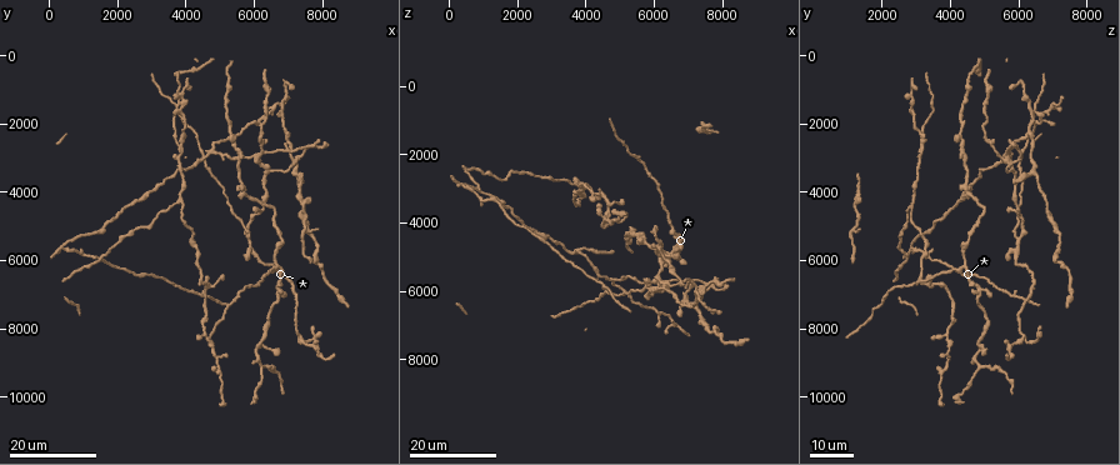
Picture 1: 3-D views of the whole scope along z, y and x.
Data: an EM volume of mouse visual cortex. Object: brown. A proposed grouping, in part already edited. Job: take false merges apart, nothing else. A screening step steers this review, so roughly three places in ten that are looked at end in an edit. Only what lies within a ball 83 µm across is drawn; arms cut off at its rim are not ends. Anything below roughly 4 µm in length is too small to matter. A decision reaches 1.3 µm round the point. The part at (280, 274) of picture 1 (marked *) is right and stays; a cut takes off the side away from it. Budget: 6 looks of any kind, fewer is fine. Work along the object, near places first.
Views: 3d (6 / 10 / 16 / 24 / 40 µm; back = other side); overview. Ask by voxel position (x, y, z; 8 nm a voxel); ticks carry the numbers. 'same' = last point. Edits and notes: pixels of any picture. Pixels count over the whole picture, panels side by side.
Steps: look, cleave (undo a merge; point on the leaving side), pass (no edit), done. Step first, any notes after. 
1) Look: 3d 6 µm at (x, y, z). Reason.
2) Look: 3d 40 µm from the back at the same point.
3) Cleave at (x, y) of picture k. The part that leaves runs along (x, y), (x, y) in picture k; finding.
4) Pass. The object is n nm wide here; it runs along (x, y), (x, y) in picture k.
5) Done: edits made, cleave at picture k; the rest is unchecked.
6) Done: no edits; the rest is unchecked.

Look: 3d 16 µm at (3900, 4300, 2900).

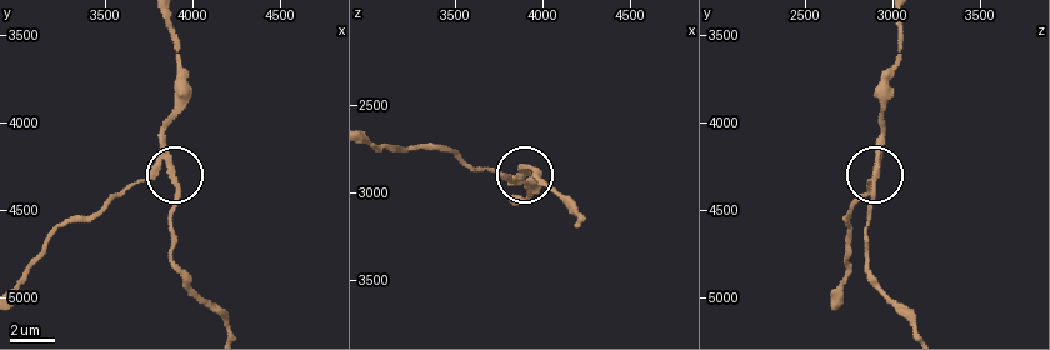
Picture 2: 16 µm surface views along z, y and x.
Look: 3d 6 µm at (3880, 4260, 2900).

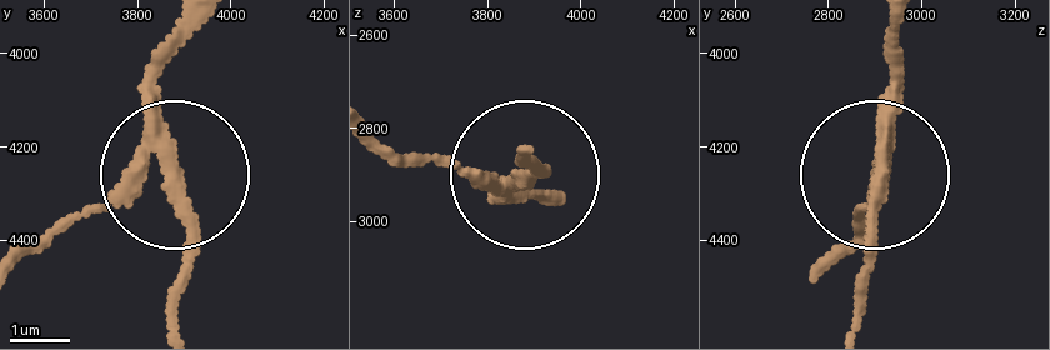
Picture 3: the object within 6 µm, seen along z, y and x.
Look: 3d 6 µm from the back at (3875, 4275, 2910).

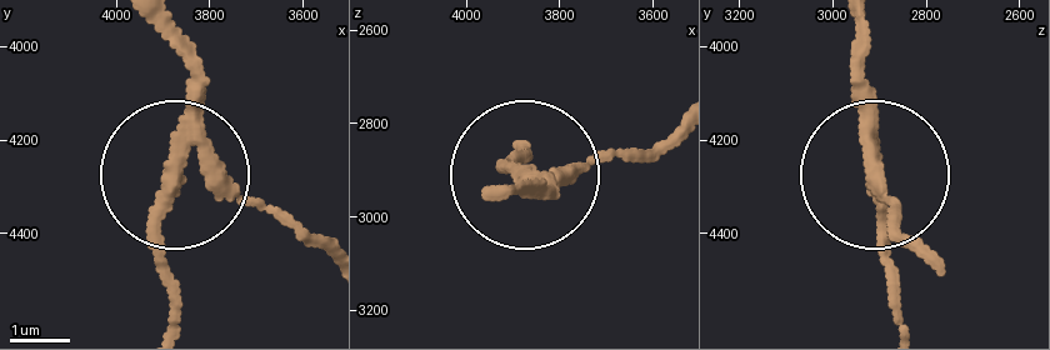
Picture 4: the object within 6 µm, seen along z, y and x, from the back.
Cleave at (254, 201) of picture 4. 3 arms meet here; the part that leaves runs along (198, 135), (243, 190), (316, 235) in picture 4; a second neuron is stuck on.

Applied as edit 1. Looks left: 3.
Look: overview. See it whole again.

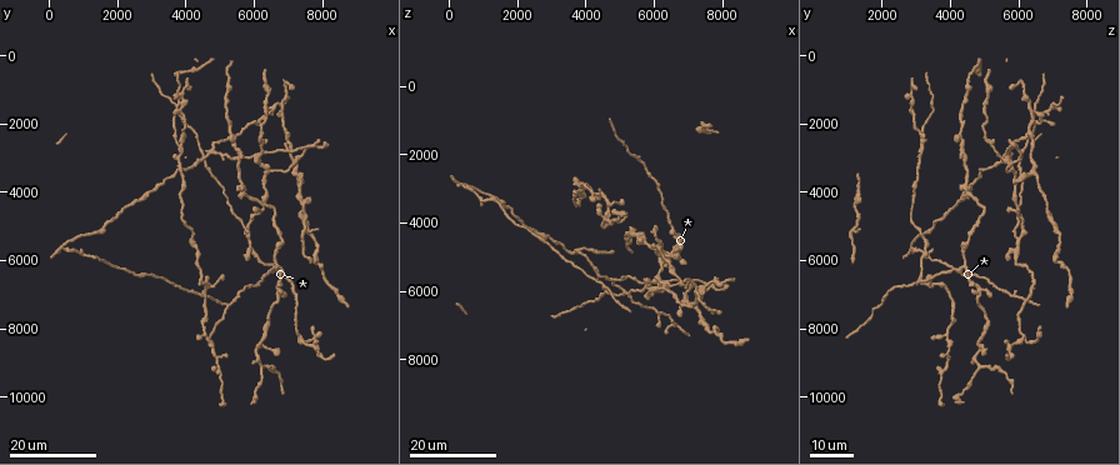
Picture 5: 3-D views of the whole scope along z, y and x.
Look: 3d 16 µm at (3800, 2700, 3100). Branch point.

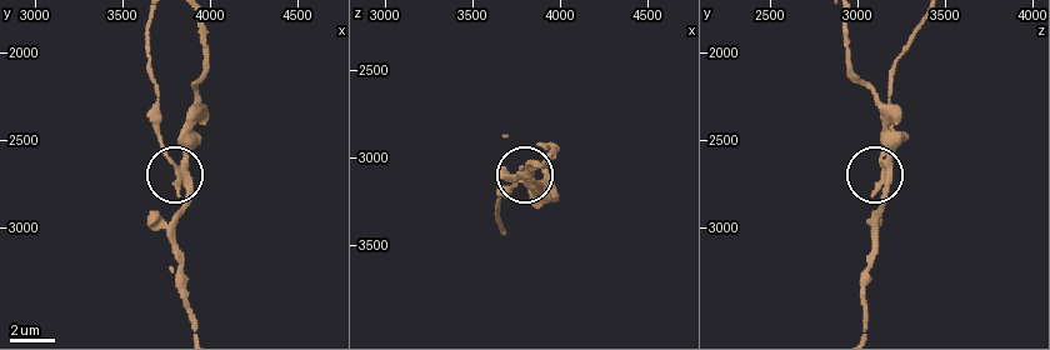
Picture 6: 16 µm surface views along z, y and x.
Look: 3d 10 µm at (3800, 2660, 3160). Zoom in.

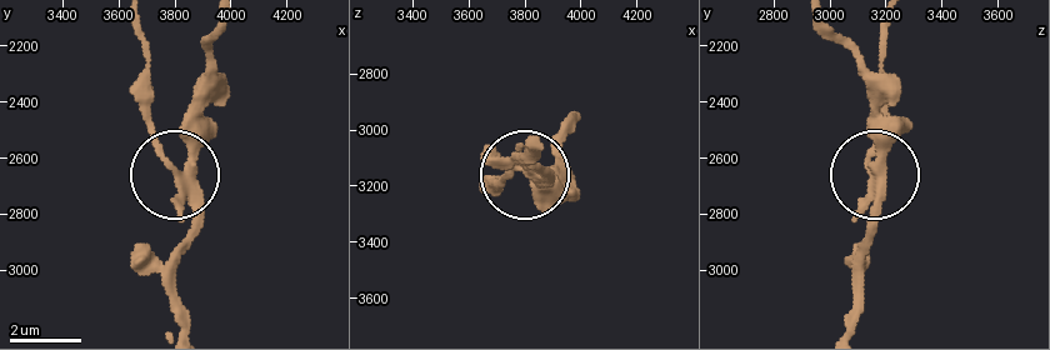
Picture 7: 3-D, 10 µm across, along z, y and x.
Cleave at (153, 131) of picture 7. 3 arms meet here; a second neuron is stuck on.

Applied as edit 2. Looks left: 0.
Done: edits made, cleave at picture 4, cleave at picture 7; the rest is unchecked.

